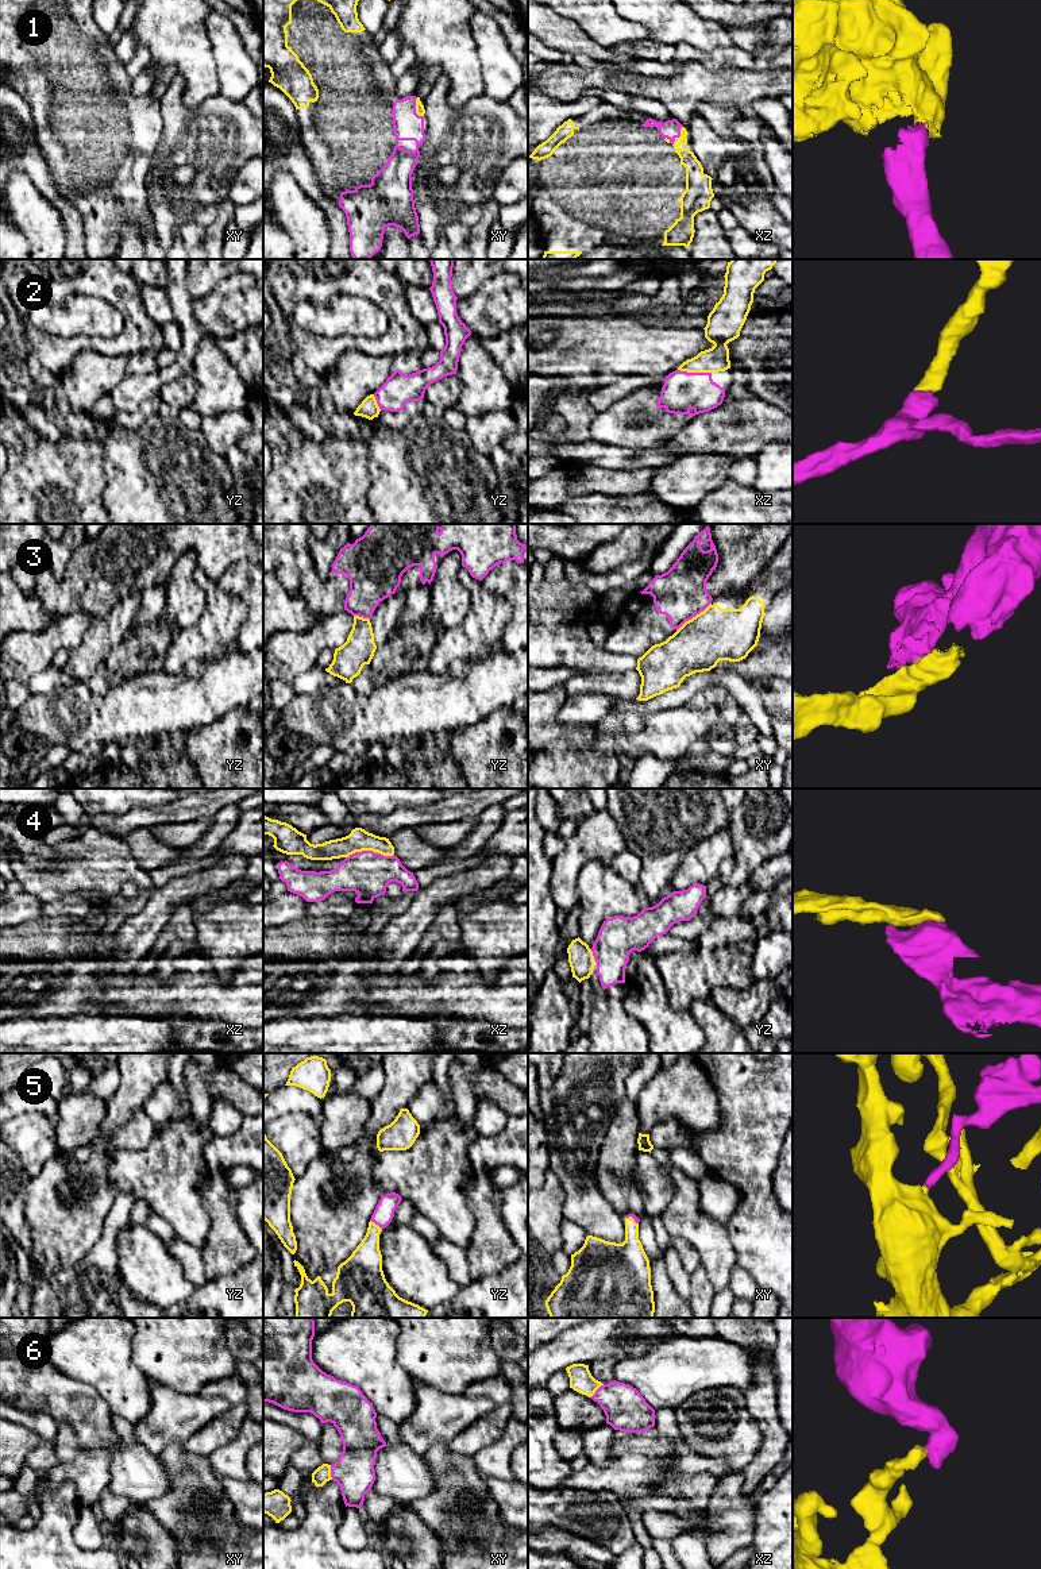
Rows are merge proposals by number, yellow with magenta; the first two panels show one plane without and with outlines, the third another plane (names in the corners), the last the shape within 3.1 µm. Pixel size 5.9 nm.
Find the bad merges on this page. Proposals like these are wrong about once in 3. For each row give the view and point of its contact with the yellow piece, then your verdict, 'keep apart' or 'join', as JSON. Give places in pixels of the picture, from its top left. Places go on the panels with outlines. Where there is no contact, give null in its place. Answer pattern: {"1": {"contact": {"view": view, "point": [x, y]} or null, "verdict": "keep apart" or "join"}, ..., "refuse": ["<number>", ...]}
{"1": {"contact": {"view": "xy", "point": [416, 108]}, "verdict": "join"}, "2": {"contact": {"view": "xz", "point": [694, 371]}, "verdict": "join"}, "3": {"contact": {"view": "xy", "point": [693, 617]}, "verdict": "keep apart"}, "4": {"contact": {"view": "xz", "point": [362, 849]}, "verdict": "join"}, "5": {"contact": {"view": "yz", "point": [374, 1224]}, "verdict": "join"}, "6": {"contact": {"view": "xy", "point": [330, 1472]}, "verdict": "join"}, "refuse": ["3"]}

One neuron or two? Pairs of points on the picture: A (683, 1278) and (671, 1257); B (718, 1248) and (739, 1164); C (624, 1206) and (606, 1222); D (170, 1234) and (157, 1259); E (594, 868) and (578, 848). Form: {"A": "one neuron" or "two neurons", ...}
{"A": "one neuron", "B": "two neurons", "C": "two neurons", "D": "two neurons", "E": "two neurons"}

